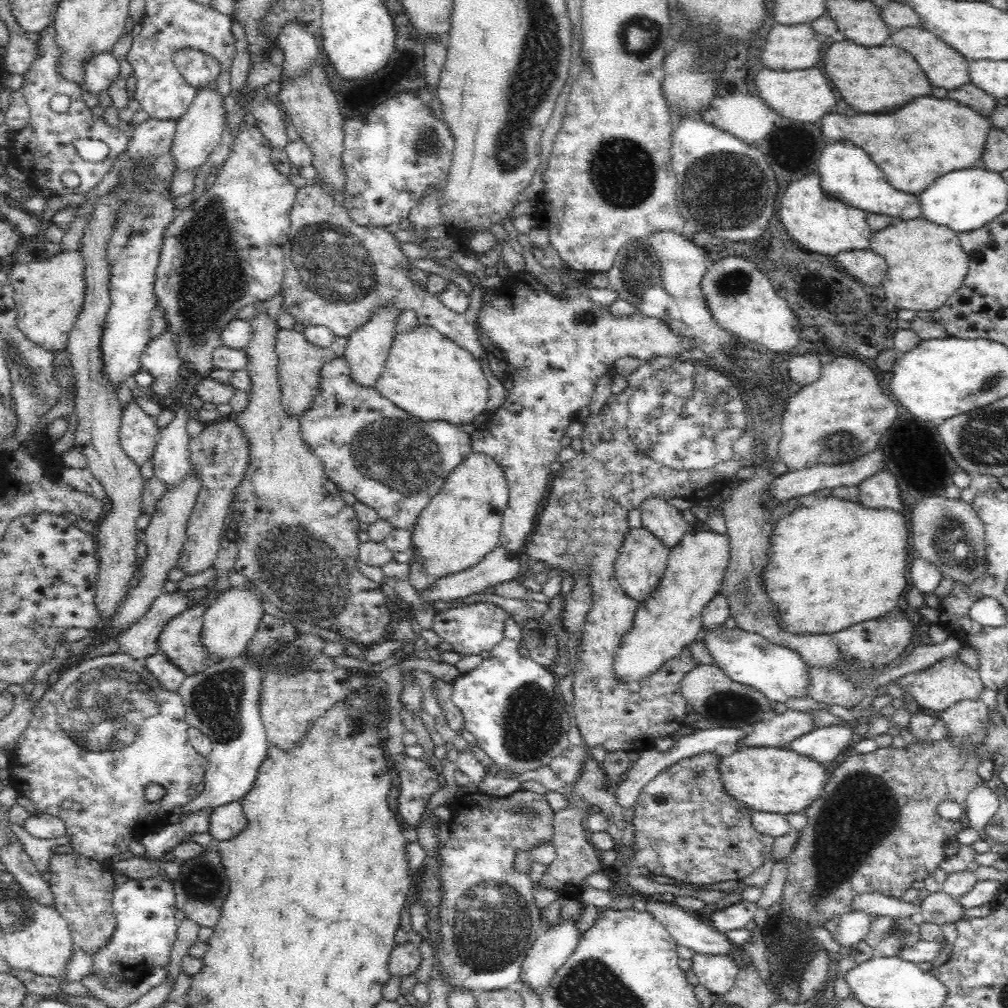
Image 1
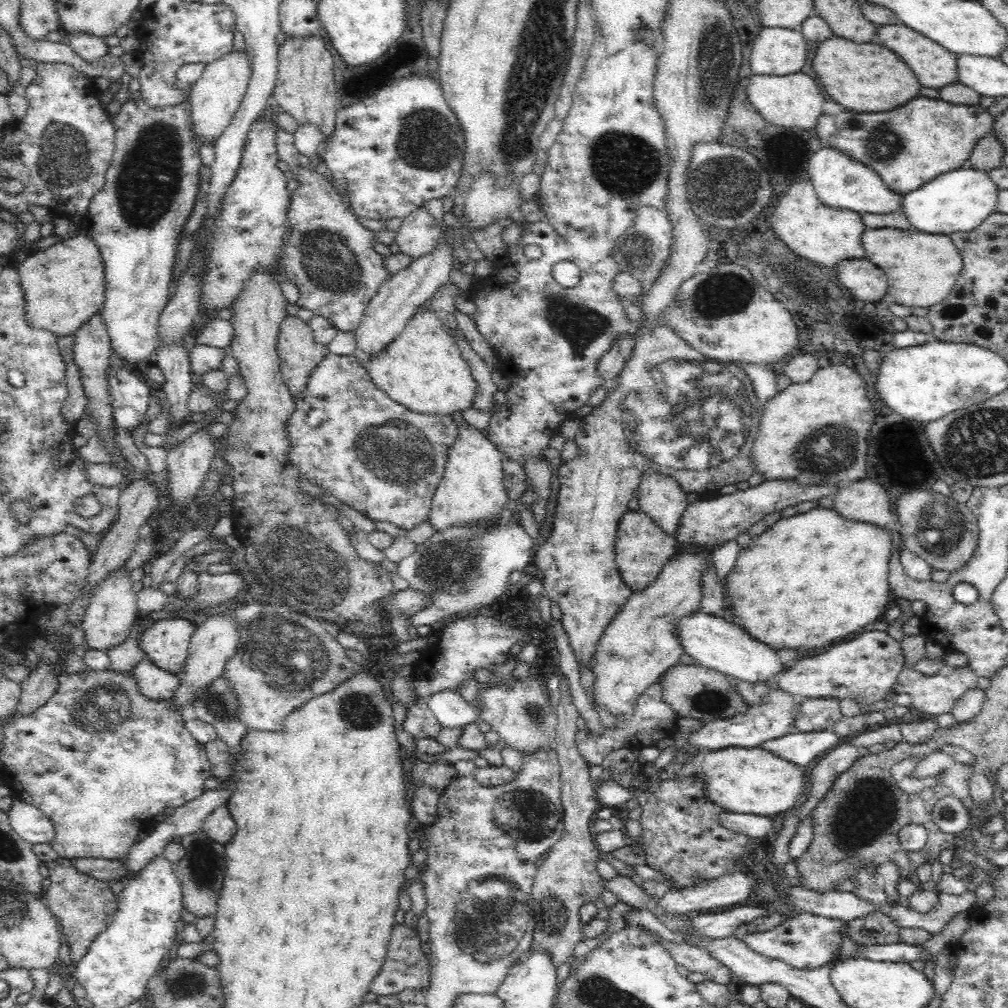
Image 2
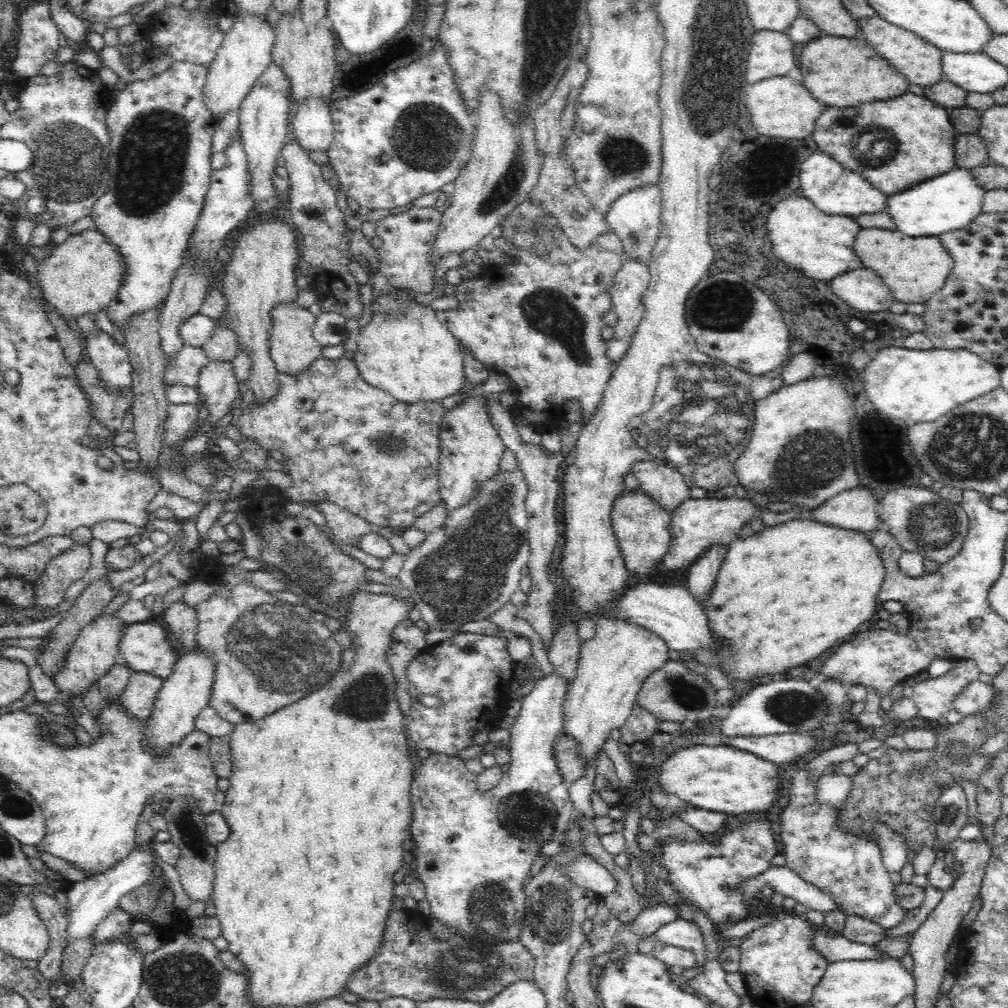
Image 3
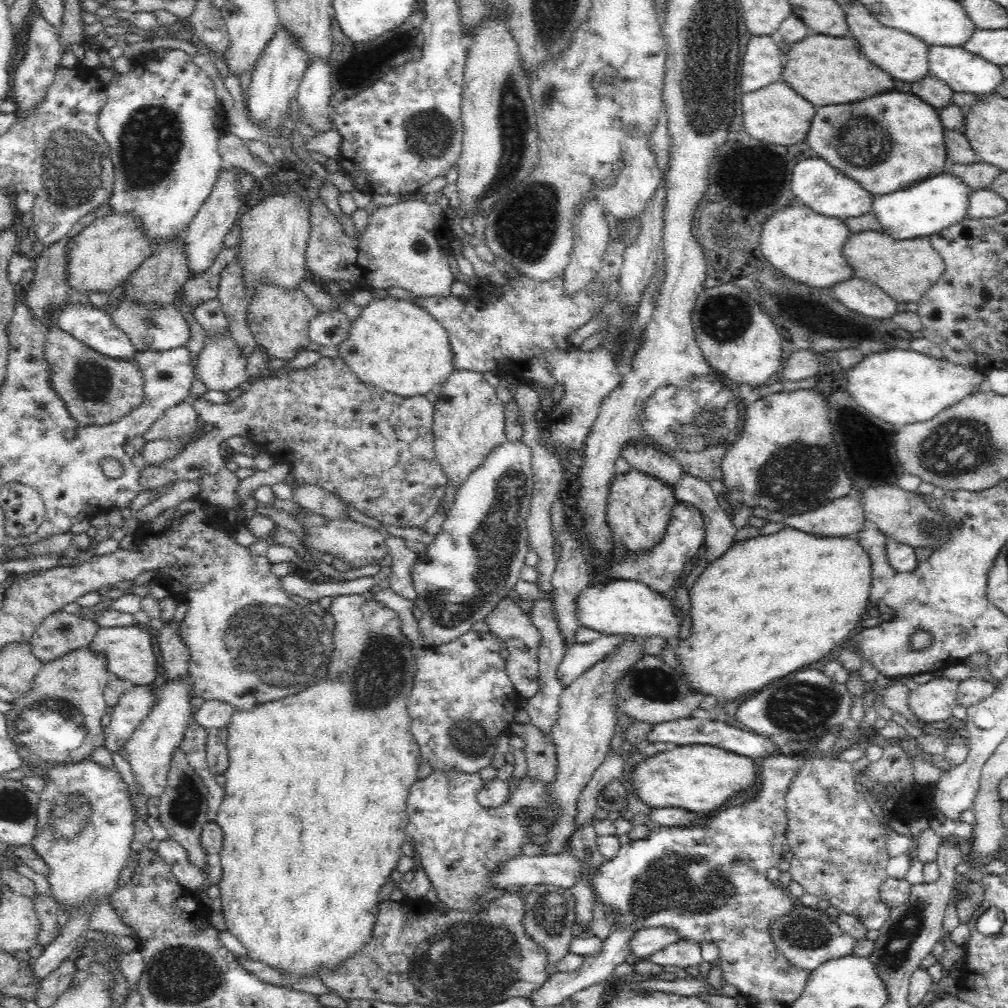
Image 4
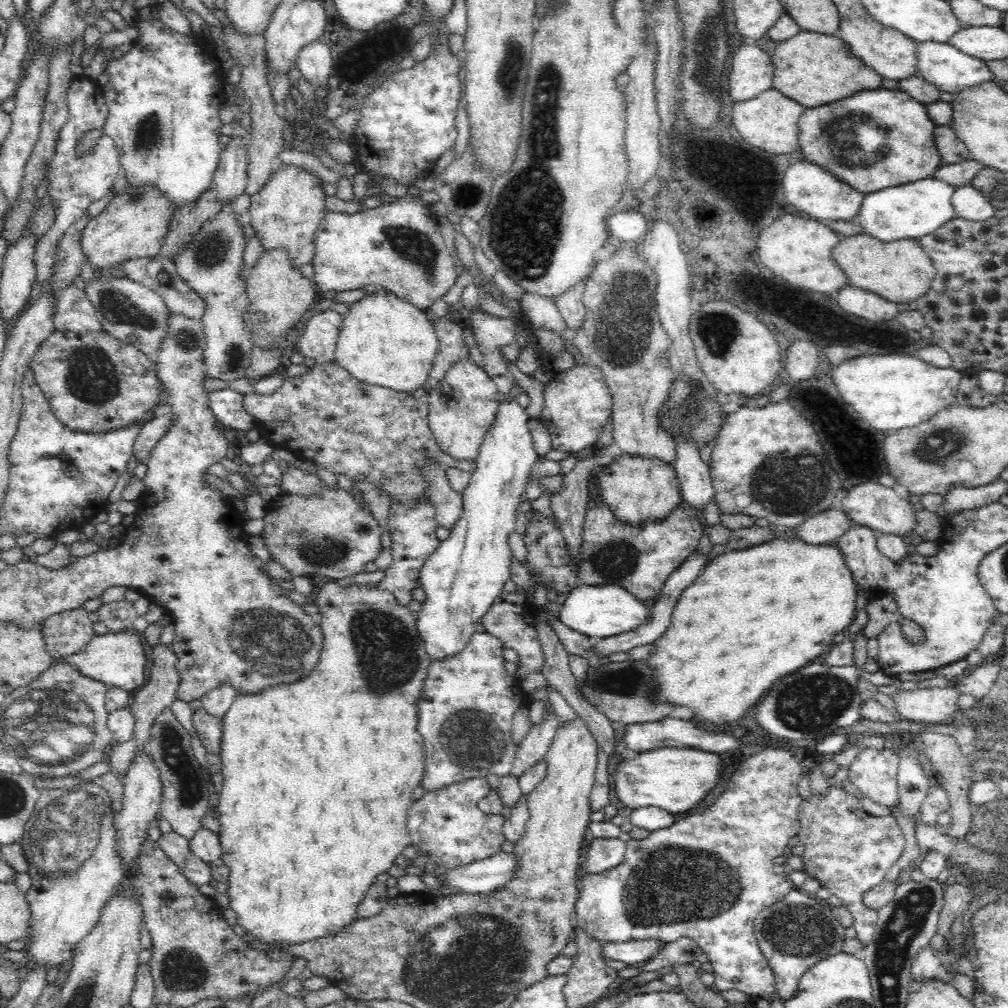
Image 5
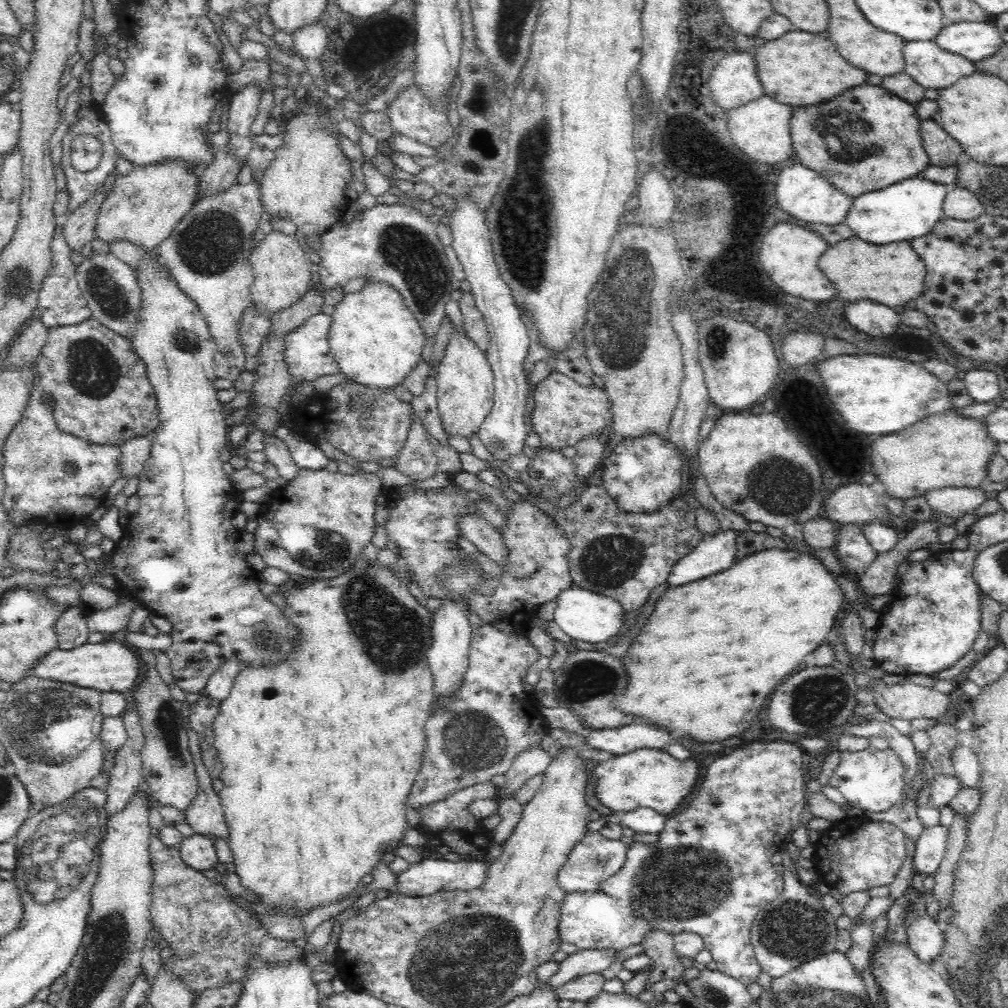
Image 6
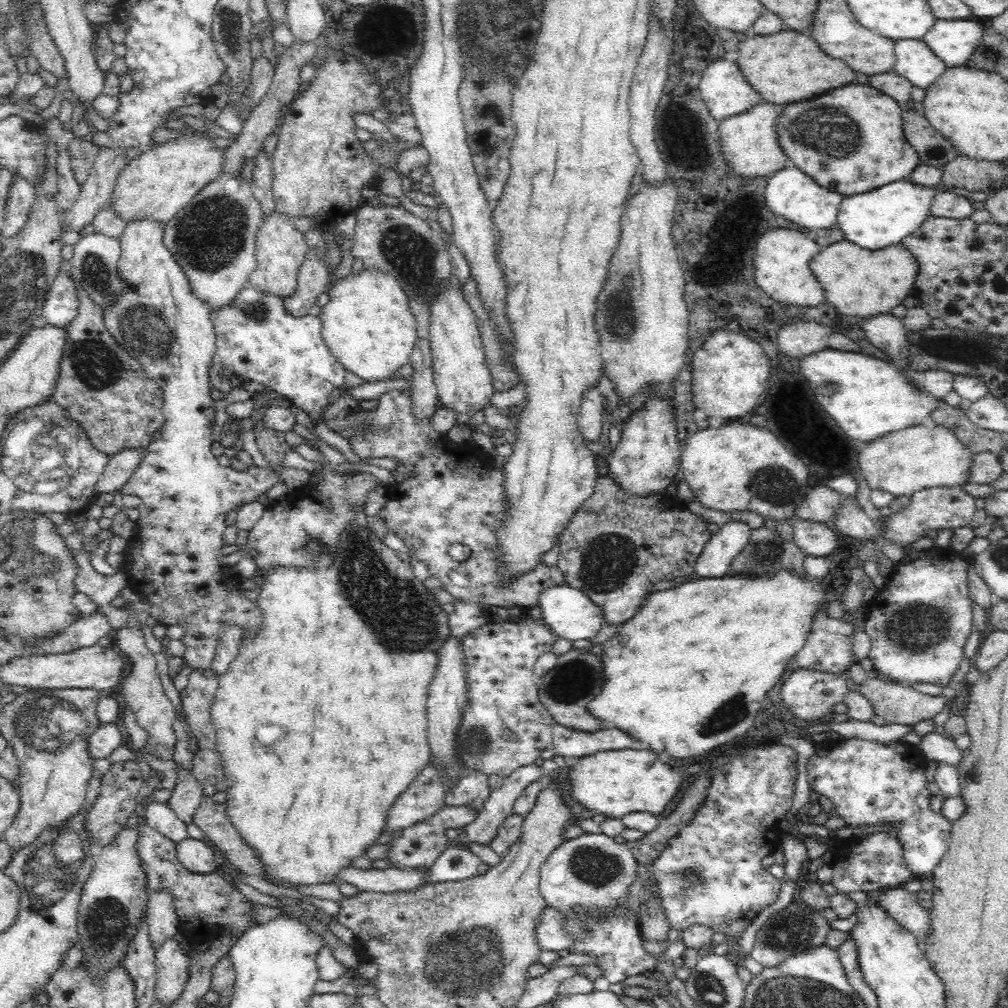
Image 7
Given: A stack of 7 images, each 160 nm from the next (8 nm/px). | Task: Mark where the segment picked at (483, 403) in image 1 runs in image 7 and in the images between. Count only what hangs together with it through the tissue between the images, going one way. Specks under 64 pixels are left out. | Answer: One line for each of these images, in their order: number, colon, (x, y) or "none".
2: (422, 369)
3: (412, 356)
4: (395, 345)
5: (385, 341)
6: (376, 340)
7: (367, 325)

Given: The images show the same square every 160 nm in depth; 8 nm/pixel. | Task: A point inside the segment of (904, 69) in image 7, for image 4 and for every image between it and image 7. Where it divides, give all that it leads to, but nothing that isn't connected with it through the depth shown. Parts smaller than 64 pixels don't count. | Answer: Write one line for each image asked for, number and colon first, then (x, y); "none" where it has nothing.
4: (962, 71)
5: (941, 64)
6: (931, 67)

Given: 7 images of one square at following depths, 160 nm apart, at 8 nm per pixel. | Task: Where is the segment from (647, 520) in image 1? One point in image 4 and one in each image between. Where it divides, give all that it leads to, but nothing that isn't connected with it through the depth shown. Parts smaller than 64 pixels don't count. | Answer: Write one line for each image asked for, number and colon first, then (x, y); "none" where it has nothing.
2: (659, 496)
3: (665, 485)
4: (645, 458)

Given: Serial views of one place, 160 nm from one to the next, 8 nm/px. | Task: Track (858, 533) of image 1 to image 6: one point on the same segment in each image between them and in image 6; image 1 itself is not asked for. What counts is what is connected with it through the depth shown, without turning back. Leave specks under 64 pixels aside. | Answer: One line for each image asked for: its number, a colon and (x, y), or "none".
2: (812, 578)
3: (782, 596)
4: (771, 604)
5: (752, 615)
6: (713, 650)

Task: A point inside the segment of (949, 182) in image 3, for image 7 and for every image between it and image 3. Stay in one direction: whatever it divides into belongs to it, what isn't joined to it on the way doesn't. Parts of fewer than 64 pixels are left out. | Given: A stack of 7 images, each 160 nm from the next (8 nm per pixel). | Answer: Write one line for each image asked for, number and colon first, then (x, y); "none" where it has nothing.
4: (918, 211)
5: (912, 210)
6: (908, 209)
7: (879, 218)

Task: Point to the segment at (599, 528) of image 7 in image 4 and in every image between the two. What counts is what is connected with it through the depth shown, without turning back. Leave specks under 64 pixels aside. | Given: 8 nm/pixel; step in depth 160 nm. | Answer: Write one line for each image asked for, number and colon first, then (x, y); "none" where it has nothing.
4: (659, 568)
5: (640, 559)
6: (624, 556)

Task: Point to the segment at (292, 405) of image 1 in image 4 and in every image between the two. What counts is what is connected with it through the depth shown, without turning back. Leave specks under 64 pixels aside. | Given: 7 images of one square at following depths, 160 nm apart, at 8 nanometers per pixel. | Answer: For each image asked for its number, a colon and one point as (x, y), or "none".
2: (299, 354)
3: (293, 348)
4: (278, 319)

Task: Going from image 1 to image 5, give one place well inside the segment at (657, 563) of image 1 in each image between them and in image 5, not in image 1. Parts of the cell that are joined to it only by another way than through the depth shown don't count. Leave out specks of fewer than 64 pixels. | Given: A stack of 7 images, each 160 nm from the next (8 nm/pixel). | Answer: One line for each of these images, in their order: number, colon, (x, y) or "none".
2: (642, 549)
3: (643, 529)
4: (639, 508)
5: (636, 490)

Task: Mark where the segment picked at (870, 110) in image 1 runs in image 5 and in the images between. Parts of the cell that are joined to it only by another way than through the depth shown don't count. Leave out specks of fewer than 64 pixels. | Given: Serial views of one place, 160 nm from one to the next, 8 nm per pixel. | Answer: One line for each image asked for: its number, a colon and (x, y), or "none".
2: (861, 76)
3: (838, 71)
4: (825, 70)
5: (813, 69)

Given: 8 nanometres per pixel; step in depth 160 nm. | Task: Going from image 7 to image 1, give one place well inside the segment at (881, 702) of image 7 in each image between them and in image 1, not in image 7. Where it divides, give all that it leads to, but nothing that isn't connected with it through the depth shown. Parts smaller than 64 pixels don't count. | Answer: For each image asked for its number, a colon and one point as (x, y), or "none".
1: (949, 681)
2: (936, 694)
3: (934, 698)
4: (931, 702)
5: (922, 706)
6: (906, 701)

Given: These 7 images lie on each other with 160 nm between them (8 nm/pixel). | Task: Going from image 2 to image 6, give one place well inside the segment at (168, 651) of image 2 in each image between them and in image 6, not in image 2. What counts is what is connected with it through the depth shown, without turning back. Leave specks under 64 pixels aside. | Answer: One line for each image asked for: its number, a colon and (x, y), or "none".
3: (146, 647)
4: (130, 655)
5: (117, 659)
6: (109, 666)

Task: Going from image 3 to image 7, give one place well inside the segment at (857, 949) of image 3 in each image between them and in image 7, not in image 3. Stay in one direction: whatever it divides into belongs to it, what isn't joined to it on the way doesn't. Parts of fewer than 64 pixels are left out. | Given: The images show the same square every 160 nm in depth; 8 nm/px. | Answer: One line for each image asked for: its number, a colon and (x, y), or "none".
4: (807, 937)
5: (794, 934)
6: (795, 928)
7: (797, 928)

